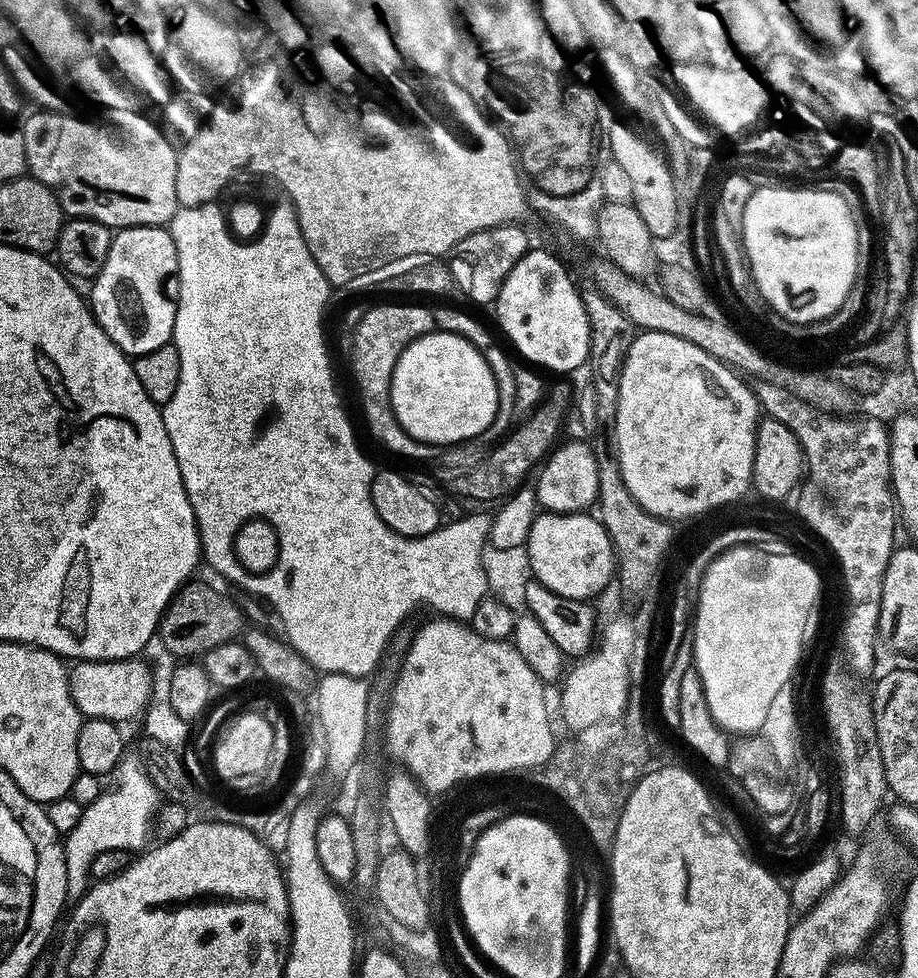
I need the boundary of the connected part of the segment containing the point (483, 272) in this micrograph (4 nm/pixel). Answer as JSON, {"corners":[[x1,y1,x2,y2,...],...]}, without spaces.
{"corners":[[519,223,499,224,478,230,453,246,446,263,452,271,459,295,469,296,476,304,495,305,510,270,514,270,514,266,518,266,520,259,530,250,528,236,520,227]]}

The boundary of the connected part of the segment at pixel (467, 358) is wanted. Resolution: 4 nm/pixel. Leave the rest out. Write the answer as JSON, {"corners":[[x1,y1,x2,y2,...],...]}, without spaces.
{"corners":[[433,330,418,338,398,358,392,379,392,409,400,425,414,438,437,446,456,446,459,440,472,440,480,436,498,416,498,390,496,379,474,344,458,334]]}

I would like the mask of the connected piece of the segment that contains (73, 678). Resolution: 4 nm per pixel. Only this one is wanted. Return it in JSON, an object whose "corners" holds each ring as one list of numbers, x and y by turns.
{"corners":[[142,658,122,660,77,661,68,674,68,685,74,704,85,718,111,720,124,723,134,716,139,717,152,694,152,669]]}

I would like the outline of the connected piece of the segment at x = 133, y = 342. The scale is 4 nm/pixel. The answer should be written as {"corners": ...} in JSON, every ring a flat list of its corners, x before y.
{"corners":[[142,225,119,229,112,237,110,254,102,270,91,281,90,307,104,333,124,355,135,358,166,346,172,338,176,302,168,296,168,279,178,270,178,250,167,227]]}

